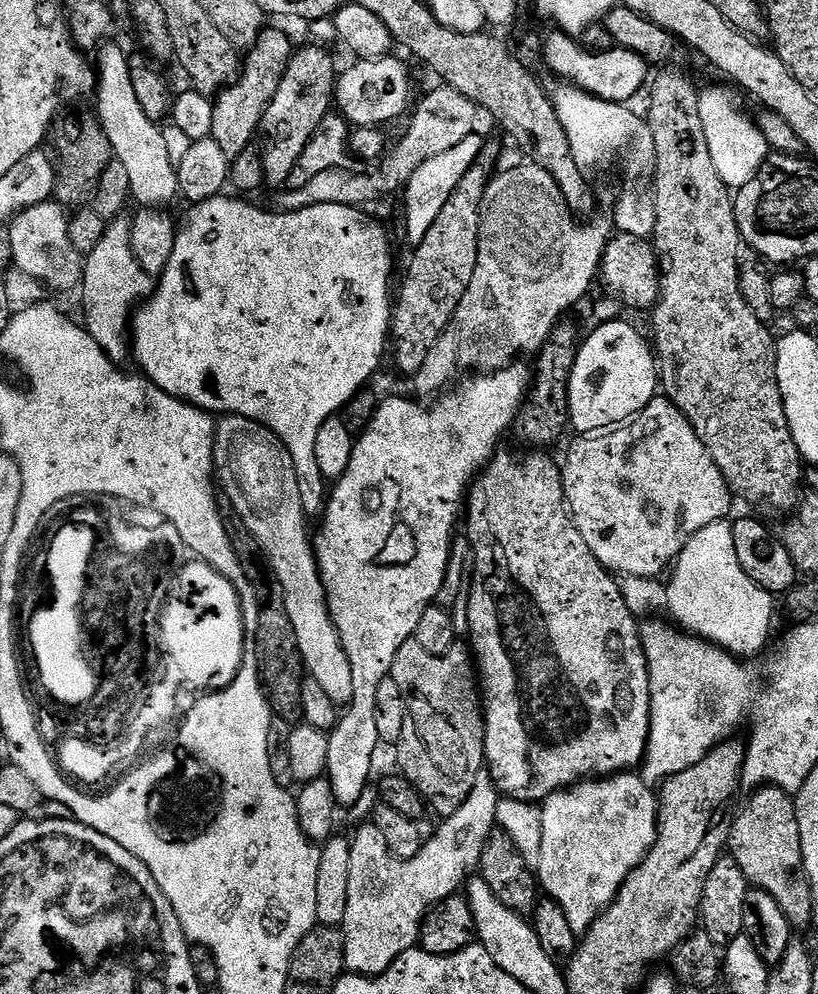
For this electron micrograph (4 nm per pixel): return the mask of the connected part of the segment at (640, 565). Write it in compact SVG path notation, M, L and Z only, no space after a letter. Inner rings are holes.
M660 394L631 420L599 434L584 434L562 460L564 499L586 546L598 562L621 577L656 576L675 561L698 530L725 519L733 493L724 475L697 438L692 424L667 396Z

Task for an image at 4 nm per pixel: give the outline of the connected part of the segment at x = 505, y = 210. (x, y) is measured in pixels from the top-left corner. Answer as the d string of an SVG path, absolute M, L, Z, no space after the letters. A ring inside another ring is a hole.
M520 162L516 166L518 168L517 172L505 173L501 171L499 174L493 175L488 183L488 189L484 191L484 197L480 203L478 262L474 266L474 278L470 278L470 286L466 286L466 294L462 294L462 302L458 302L458 310L454 310L454 318L450 318L450 326L446 326L446 330L442 330L442 338L438 338L438 342L434 342L434 347L430 349L430 354L426 357L426 363L423 364L422 370L418 370L418 374L414 378L417 392L415 395L417 397L439 397L445 390L451 389L465 374L494 372L498 368L507 368L509 364L519 361L521 358L531 357L539 352L541 346L548 340L550 333L555 330L557 322L565 319L571 313L568 311L591 290L592 283L594 285L597 283L600 259L604 257L604 248L608 245L609 239L614 232L613 217L608 214L607 216L600 216L597 220L590 221L583 228L576 221L579 219L570 210L568 203L562 201L560 192L557 192L556 185L554 185L552 180L549 180L548 176L545 176L544 172L538 171L539 166L537 164Z

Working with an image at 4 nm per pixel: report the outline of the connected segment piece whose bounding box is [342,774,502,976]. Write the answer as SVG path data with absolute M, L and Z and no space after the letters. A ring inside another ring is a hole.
M481 774L476 779L474 790L470 790L470 798L466 798L456 813L441 823L444 825L437 830L436 837L433 840L431 837L413 860L396 859L386 846L386 838L382 838L382 830L378 830L374 822L362 825L356 836L351 837L349 898L342 925L344 966L351 975L380 976L398 957L419 945L420 927L424 925L425 916L448 896L457 895L470 874L479 869L486 838L490 838L493 828L497 827L496 815L501 799L491 776Z

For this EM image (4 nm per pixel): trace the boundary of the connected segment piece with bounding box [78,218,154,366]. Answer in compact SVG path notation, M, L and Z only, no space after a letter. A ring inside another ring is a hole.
M117 218L105 227L102 242L98 242L98 246L94 246L94 250L90 250L83 257L84 278L78 289L80 304L84 307L84 317L82 317L84 327L94 338L94 342L98 342L98 346L102 346L104 353L117 366L123 365L125 363L123 360L129 359L130 356L130 321L133 319L136 309L154 291L153 277L148 276L146 270L142 270L138 258L134 258L134 246L130 242L131 234L132 221L128 218Z

